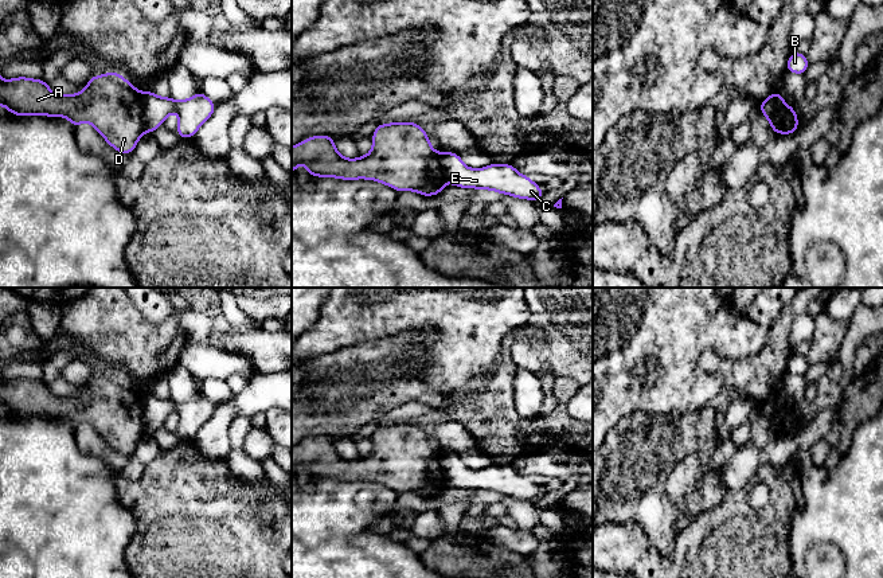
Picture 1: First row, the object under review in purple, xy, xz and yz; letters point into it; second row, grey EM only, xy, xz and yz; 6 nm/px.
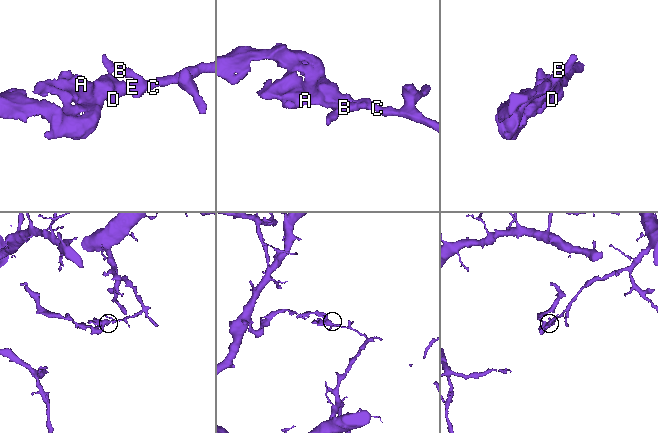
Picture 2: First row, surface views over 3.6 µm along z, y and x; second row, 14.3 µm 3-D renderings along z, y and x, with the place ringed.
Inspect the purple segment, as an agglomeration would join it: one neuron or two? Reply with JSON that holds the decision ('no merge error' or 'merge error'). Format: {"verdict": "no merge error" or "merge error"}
{"verdict": "merge error"}

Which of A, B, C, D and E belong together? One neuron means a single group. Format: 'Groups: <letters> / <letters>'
Groups: A D / B C E

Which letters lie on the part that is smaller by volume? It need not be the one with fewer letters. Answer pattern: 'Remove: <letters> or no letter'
Remove: A, D

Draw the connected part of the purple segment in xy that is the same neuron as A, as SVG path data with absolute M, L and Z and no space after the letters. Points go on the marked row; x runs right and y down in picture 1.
M116 71L94 75L81 93L67 95L54 94L43 79L0 79L0 105L13 116L67 117L73 129L89 122L124 155L134 152L145 128L140 91Z

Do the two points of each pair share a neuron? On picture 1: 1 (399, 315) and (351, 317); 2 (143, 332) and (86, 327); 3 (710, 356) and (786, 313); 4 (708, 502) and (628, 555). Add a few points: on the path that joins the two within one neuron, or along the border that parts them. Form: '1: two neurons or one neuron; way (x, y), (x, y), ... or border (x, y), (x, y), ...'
1: one neuron; way (387, 315), (363, 315)
2: one neuron; way (129, 332), (116, 331), (112, 327), (100, 327)
3: one neuron; way (734, 367), (755, 367), (777, 346), (778, 338)
4: two neurons; border (725, 495), (718, 504), (699, 515)

